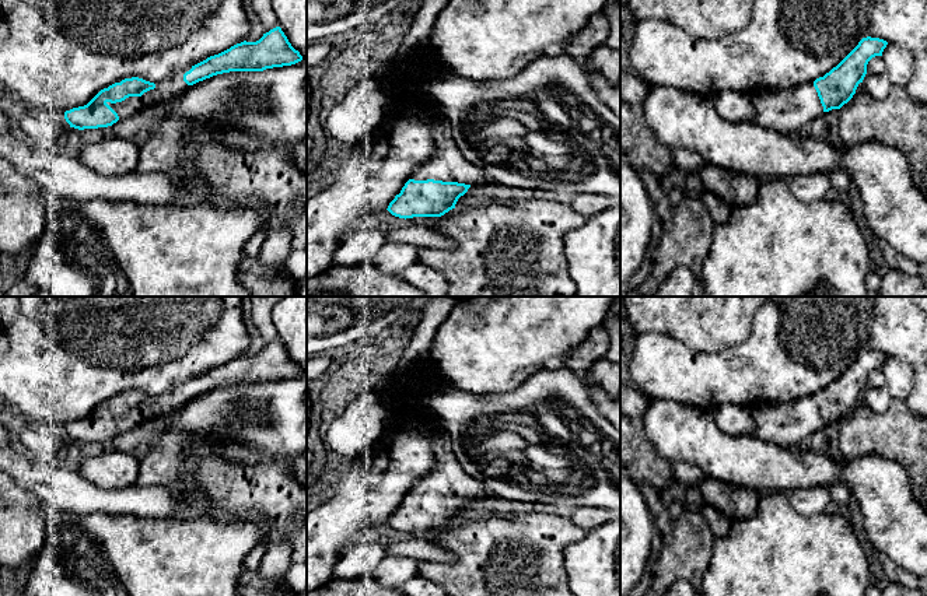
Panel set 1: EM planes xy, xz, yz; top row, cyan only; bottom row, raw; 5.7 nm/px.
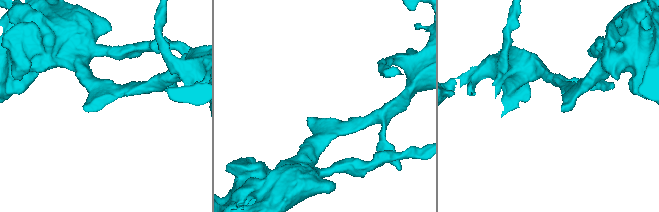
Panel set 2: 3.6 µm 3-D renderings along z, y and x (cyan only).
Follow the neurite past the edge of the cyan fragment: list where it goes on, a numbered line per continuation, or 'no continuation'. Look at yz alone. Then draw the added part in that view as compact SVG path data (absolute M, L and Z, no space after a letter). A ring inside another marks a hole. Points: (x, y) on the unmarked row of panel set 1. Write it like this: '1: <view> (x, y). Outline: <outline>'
1: yz (787, 424). Outline: M814 396L791 403L766 403L753 410L755 437L791 448L821 428L823 420Z

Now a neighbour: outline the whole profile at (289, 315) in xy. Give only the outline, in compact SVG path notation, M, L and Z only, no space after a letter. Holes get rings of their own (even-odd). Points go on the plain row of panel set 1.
M283 297L272 309L279 340L307 374L307 297Z

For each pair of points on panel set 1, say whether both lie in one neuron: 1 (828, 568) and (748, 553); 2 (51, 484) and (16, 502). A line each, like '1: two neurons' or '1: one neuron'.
1: one neuron
2: two neurons

